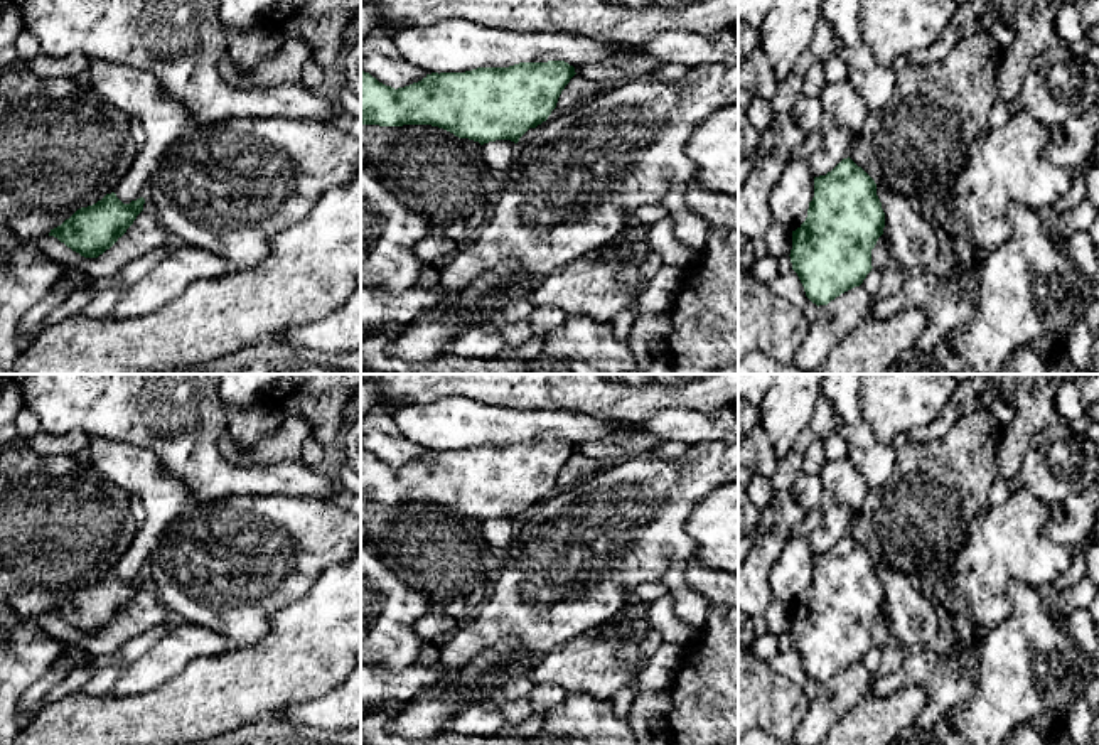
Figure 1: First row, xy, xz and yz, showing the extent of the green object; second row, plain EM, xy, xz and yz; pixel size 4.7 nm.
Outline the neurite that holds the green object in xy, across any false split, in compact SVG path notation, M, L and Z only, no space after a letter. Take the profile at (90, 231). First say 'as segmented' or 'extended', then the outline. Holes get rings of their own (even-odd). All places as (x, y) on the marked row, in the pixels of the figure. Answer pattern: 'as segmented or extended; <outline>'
as segmented; M115 192L106 194L96 204L78 209L61 226L51 229L49 236L84 258L98 258L126 233L143 211L143 204L143 197L123 204Z

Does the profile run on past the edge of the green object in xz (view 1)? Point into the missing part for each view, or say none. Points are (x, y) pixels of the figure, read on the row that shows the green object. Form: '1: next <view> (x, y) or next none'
1: next none

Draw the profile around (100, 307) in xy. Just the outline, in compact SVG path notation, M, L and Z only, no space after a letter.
M110 287L98 292L93 300L78 312L81 317L106 320L110 319L111 308L118 303L121 292L118 287Z

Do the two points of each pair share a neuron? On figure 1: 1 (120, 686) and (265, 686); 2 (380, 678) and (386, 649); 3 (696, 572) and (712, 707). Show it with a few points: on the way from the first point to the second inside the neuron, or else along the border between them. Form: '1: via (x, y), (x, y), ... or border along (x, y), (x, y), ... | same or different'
1: border along (191, 661), (160, 686), (122, 696) | different
2: border along (415, 661), (396, 671), (378, 666) | different
3: via (720, 605), (720, 673) | same

